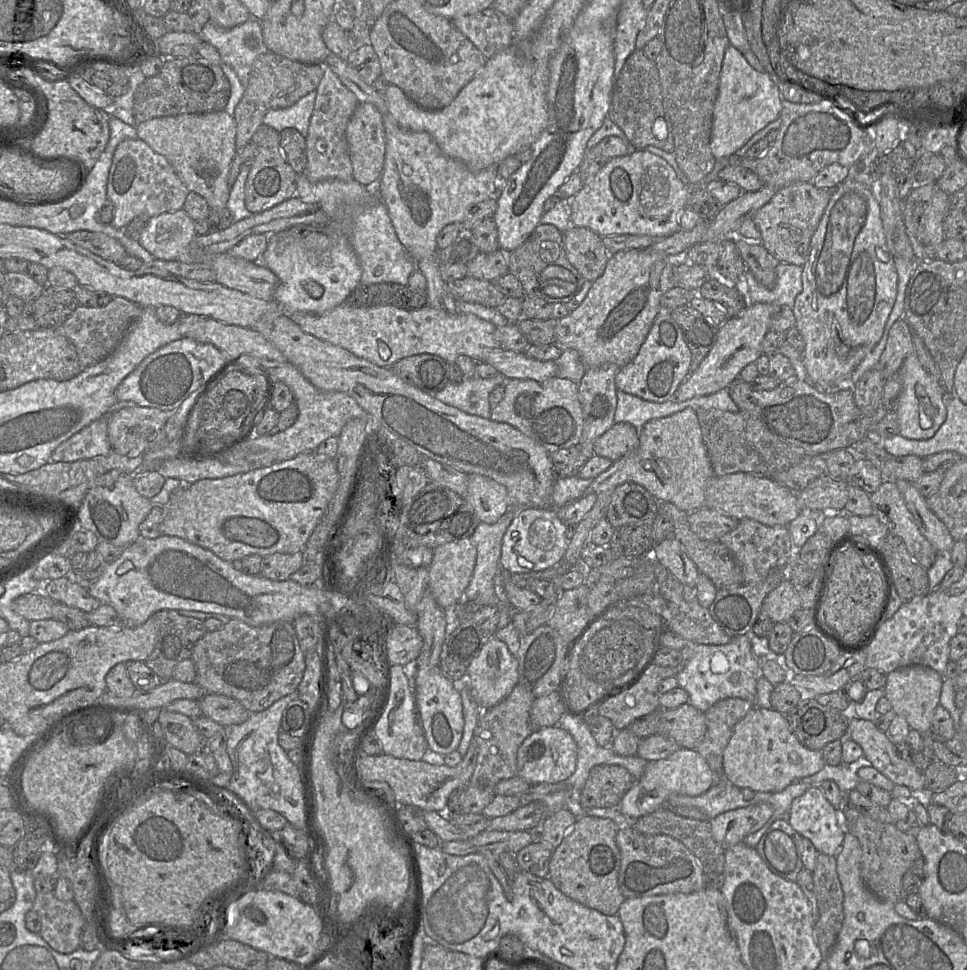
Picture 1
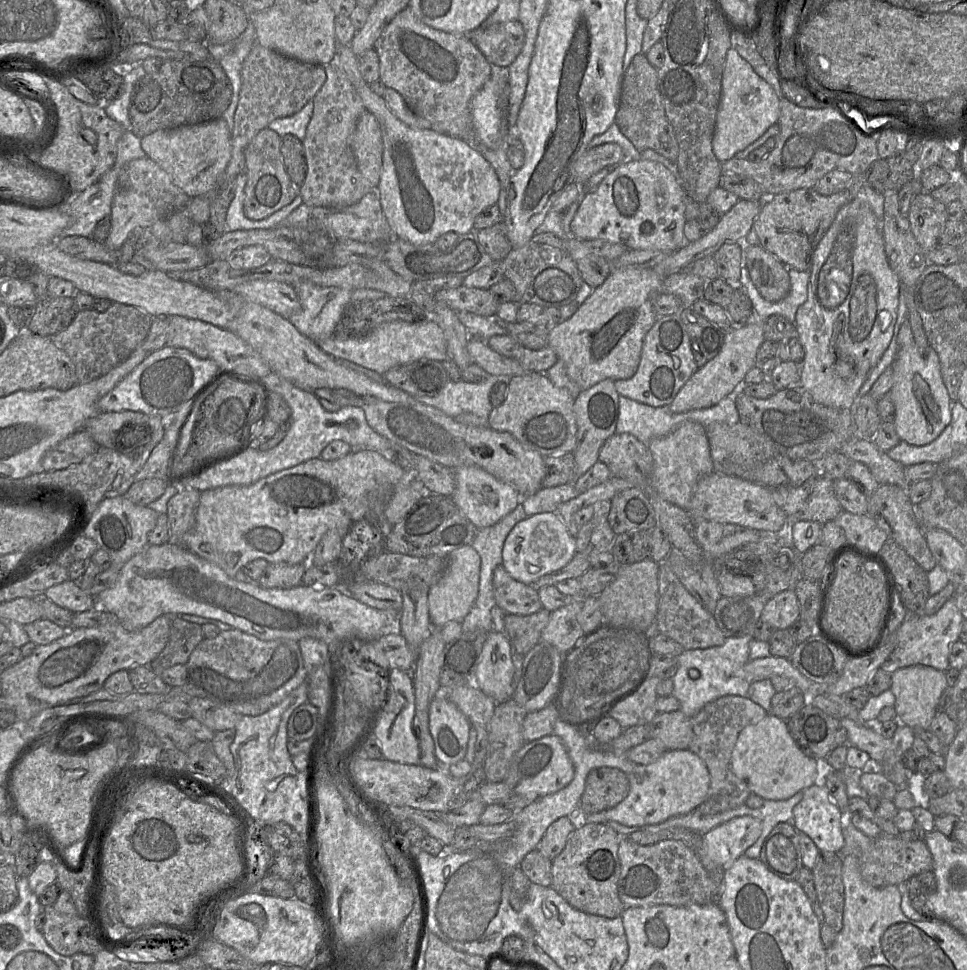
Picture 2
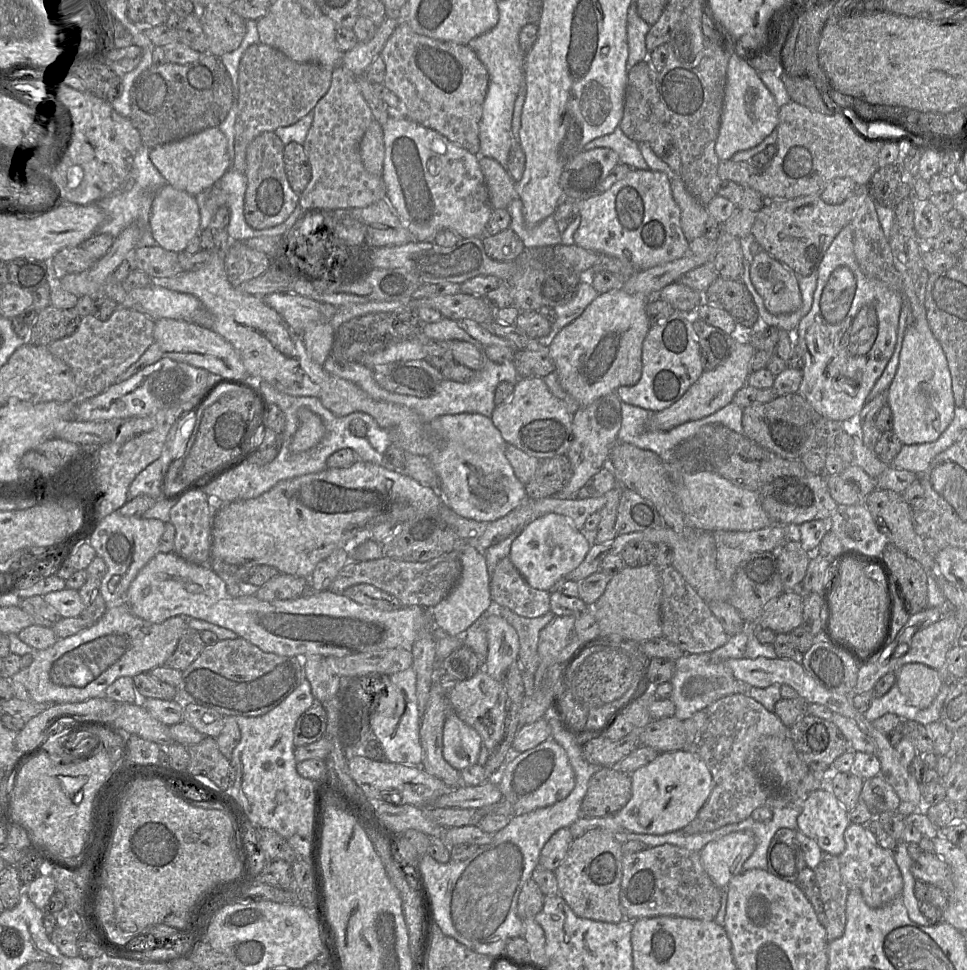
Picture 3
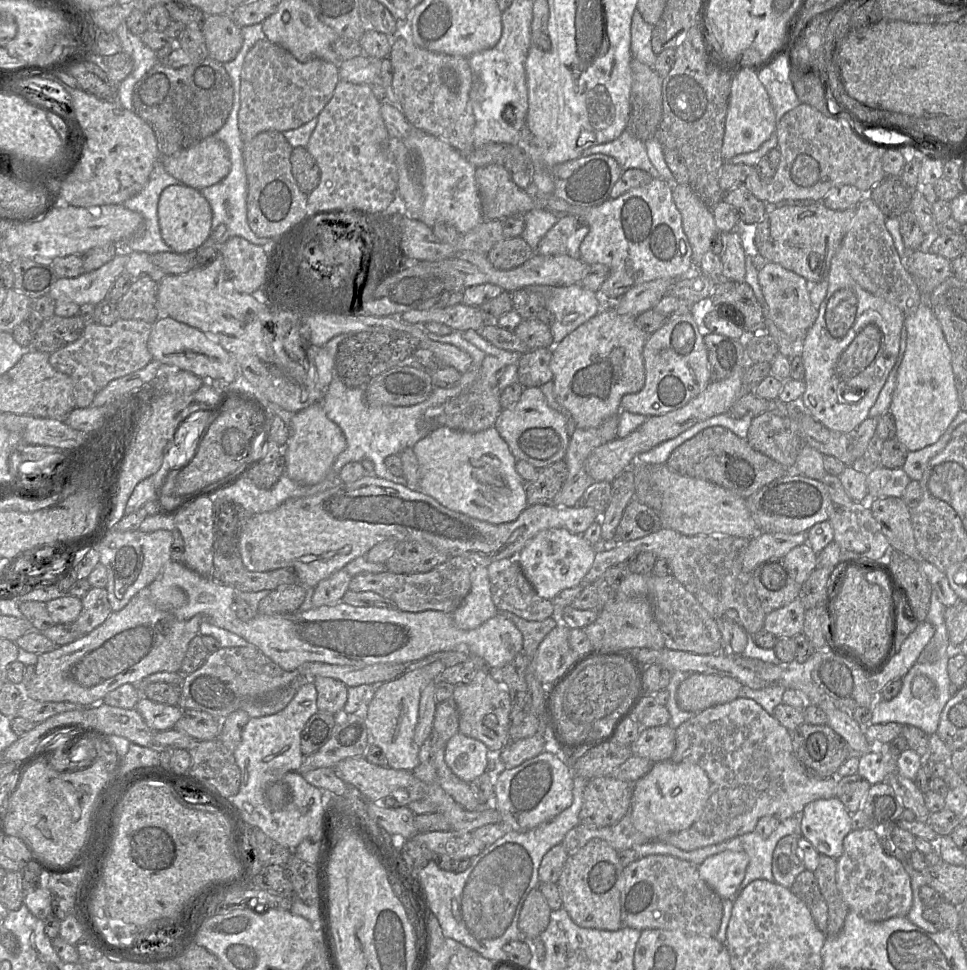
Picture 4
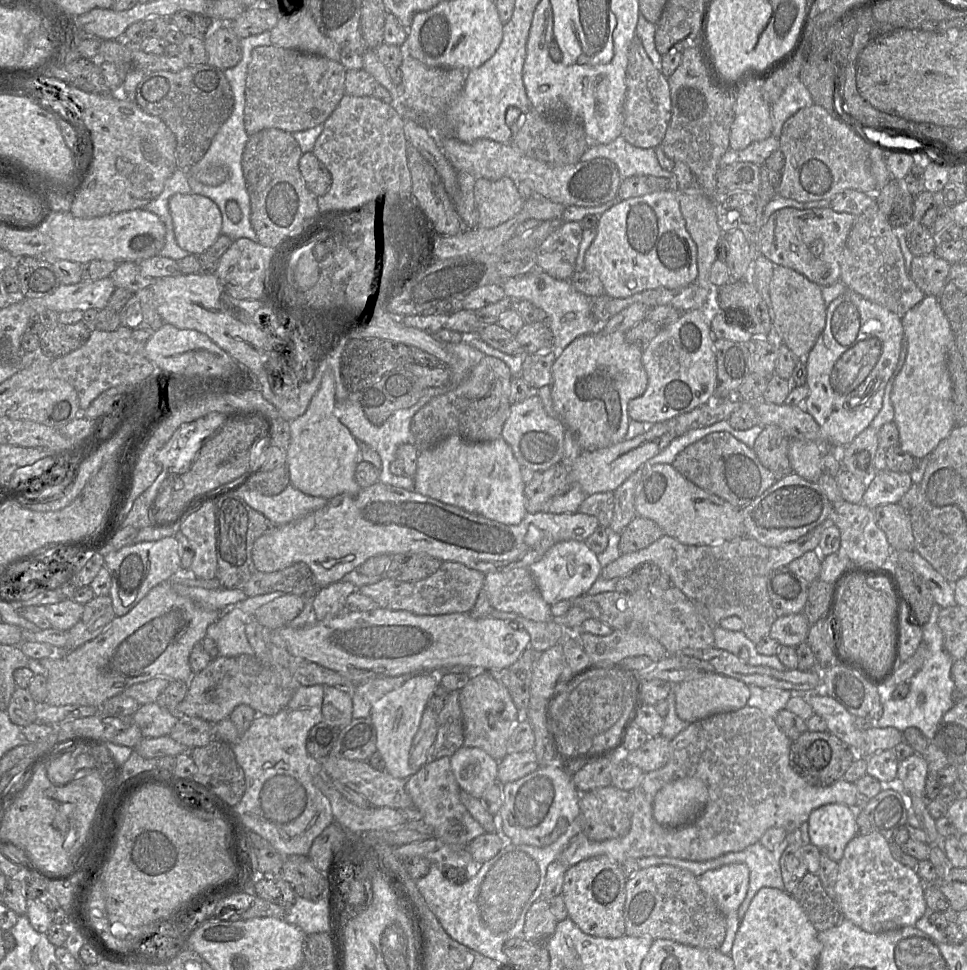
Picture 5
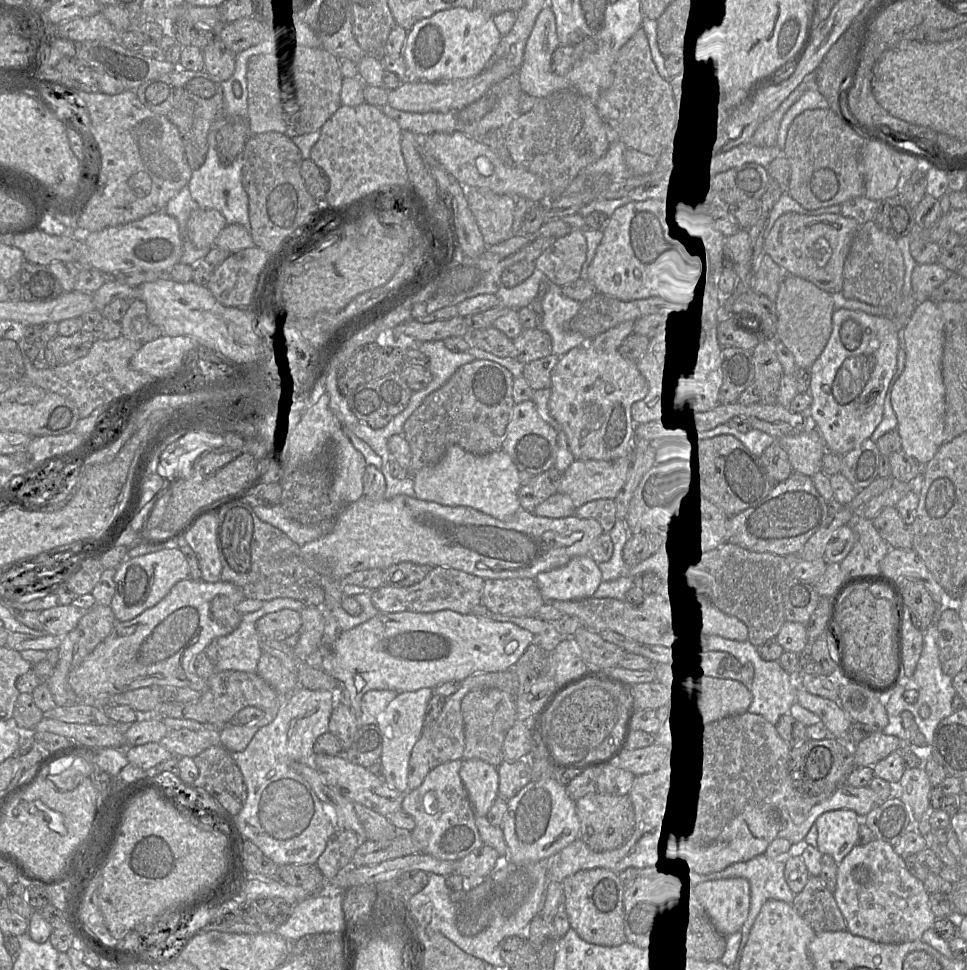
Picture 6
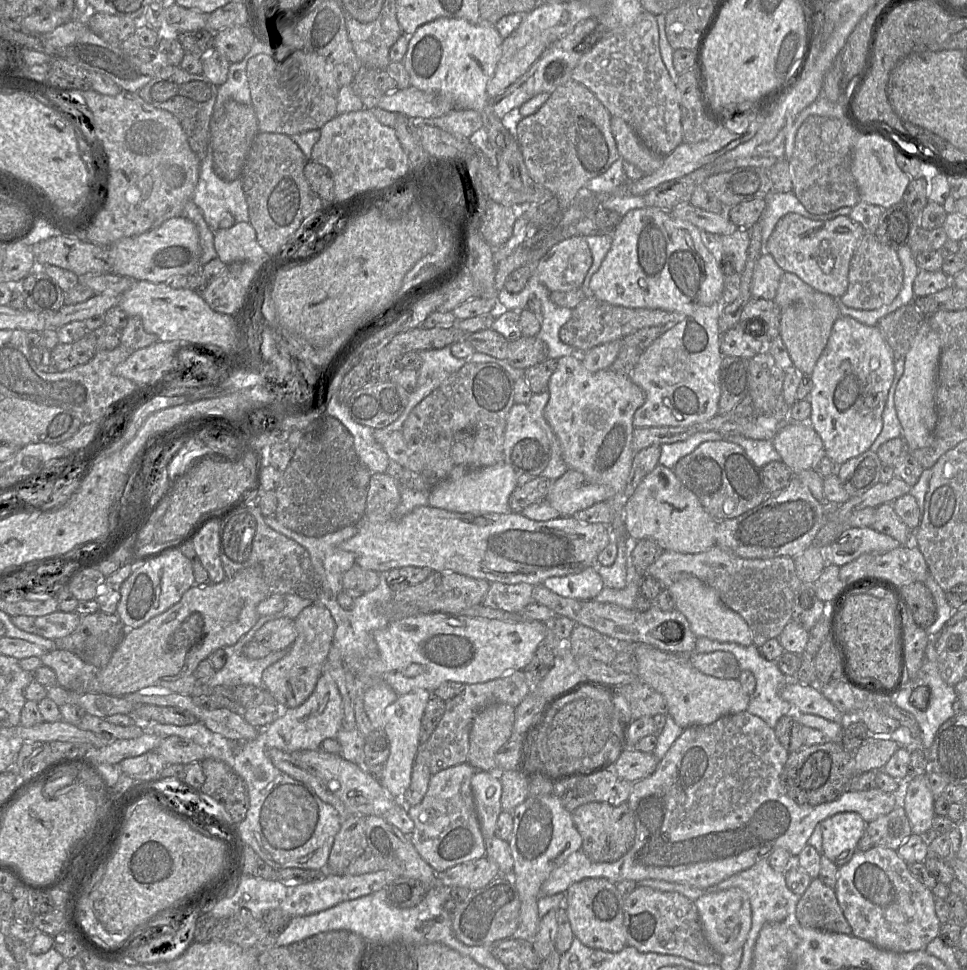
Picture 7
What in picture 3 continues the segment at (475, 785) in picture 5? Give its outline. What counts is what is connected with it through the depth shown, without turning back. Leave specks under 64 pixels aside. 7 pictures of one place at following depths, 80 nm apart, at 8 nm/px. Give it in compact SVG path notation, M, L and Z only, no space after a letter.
M453 711L448 712L442 732L443 757L454 769L477 764L482 748L479 734L464 723Z

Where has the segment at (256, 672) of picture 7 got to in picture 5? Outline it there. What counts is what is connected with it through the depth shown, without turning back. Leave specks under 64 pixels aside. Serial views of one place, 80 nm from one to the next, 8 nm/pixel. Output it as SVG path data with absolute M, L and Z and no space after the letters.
M275 591L258 596L247 596L240 604L221 612L220 618L212 623L206 632L206 636L217 643L219 656L254 655L254 650L247 639L246 625L261 606L282 595L285 593Z

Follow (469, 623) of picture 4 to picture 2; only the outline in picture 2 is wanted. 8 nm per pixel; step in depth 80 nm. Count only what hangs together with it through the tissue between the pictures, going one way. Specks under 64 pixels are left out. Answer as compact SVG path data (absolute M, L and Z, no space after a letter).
M464 545L447 556L446 568L428 591L428 607L433 626L442 628L450 621L462 622L475 603L480 581L481 558L472 545Z

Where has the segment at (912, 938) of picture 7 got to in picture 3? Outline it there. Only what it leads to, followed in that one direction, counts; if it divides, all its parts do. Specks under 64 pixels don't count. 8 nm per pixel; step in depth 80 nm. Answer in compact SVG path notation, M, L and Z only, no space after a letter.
M850 823L844 832L844 838L846 847L839 855L839 863L847 888L859 890L871 908L883 907L901 896L904 882L893 852L884 849L864 825Z

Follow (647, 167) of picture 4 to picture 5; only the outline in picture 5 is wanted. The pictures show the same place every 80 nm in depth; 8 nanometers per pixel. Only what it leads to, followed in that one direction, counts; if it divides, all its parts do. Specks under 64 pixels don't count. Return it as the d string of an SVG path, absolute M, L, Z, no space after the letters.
M620 135L614 141L590 146L581 161L605 158L612 161L621 180L636 175L649 175L673 181L672 171L664 170L658 163L654 149L633 146Z

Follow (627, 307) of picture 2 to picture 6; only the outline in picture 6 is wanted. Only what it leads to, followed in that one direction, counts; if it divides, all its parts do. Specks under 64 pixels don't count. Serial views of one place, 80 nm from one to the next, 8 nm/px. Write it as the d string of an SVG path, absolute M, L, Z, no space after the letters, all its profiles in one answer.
M587 342L562 355L550 377L549 412L565 433L574 459L611 461L631 454L636 428L631 406L647 394L637 363L623 358L618 350L596 351Z

